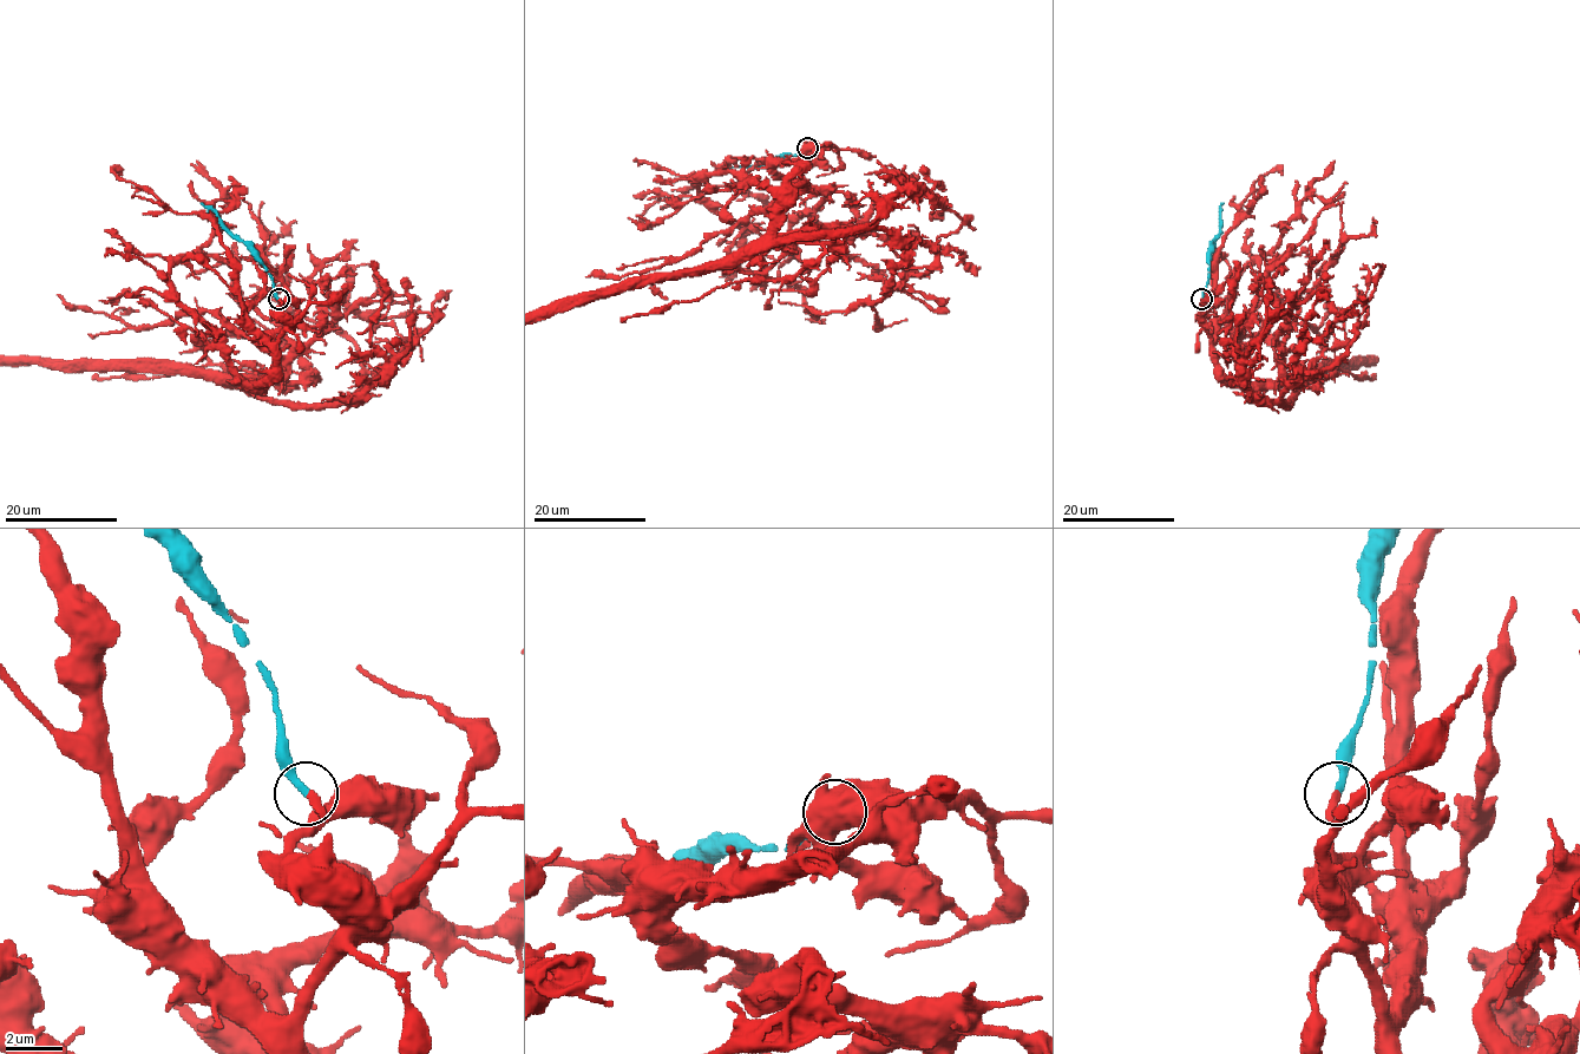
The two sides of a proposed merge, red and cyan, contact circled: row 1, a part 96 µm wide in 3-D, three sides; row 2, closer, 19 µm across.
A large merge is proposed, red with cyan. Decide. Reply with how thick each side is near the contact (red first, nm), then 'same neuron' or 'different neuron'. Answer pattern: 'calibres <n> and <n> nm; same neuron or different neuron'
calibres 300 and 260 nm; same neuron

